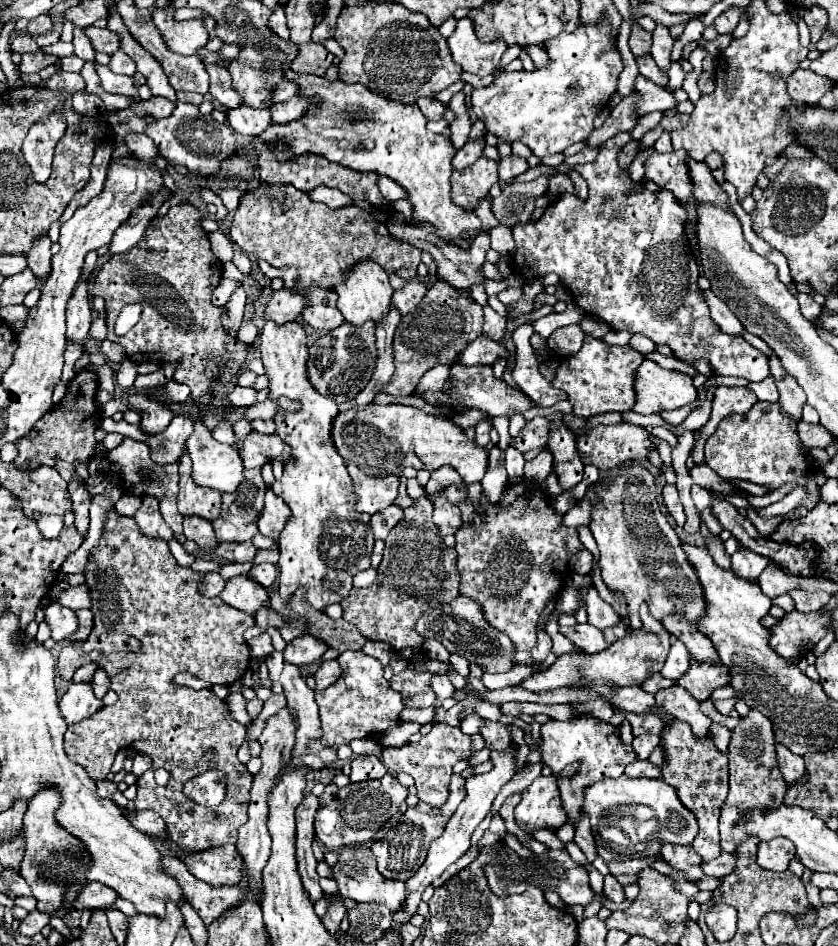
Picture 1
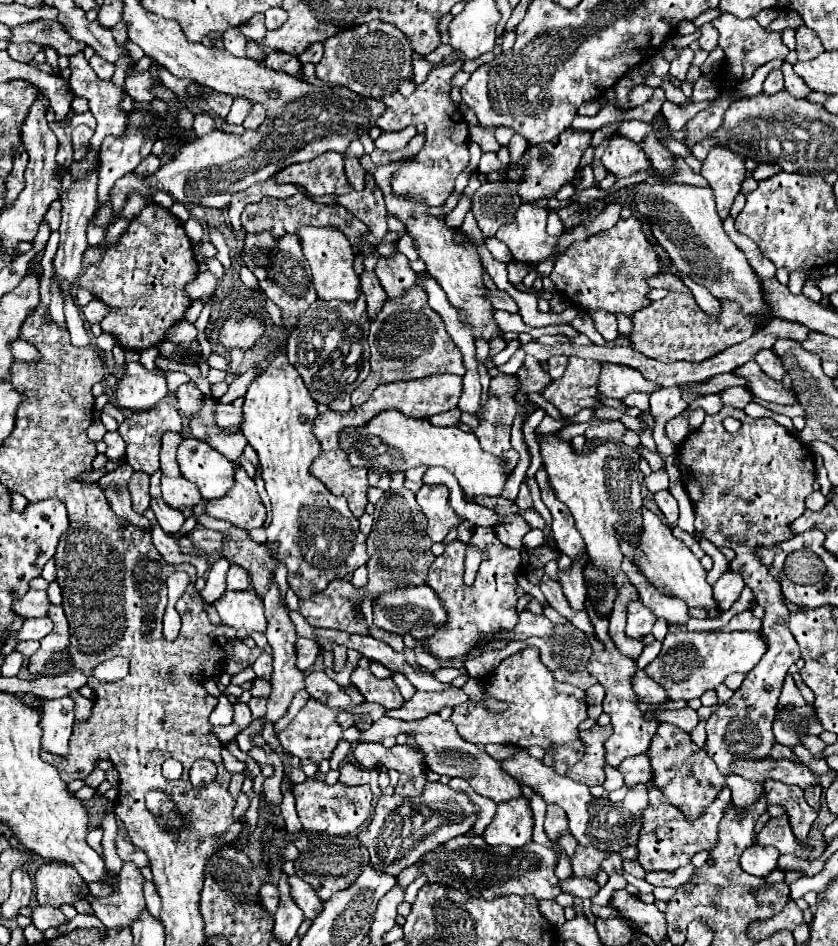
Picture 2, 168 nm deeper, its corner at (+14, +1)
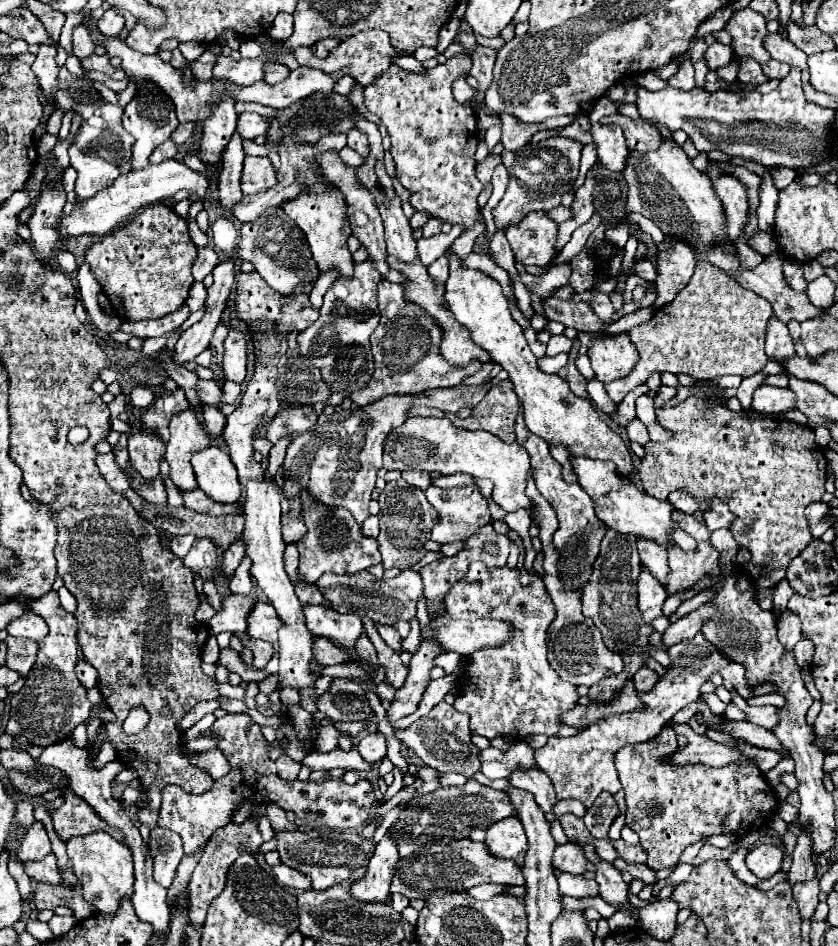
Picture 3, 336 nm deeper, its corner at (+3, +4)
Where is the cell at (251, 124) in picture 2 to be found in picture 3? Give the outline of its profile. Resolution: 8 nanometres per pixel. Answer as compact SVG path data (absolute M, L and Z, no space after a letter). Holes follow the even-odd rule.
M243 112L243 114L239 114L237 130L239 130L239 134L243 138L261 136L261 134L267 132L267 128L269 128L269 122L261 114L257 114L257 112Z

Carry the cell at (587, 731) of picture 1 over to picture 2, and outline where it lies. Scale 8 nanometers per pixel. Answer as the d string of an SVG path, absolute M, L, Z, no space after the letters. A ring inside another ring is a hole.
M524 647L516 655L504 659L496 671L486 679L484 683L484 697L480 701L466 701L460 703L452 709L450 721L456 725L458 735L470 743L476 745L488 745L488 743L506 743L506 745L516 745L516 747L530 747L530 745L540 745L542 749L552 749L554 755L554 771L560 775L566 775L568 765L574 765L576 761L582 759L584 755L584 745L578 741L578 725L586 719L586 693L578 687L572 687L568 683L558 683L552 673L542 665L536 647ZM486 699L496 699L496 701L506 701L508 709L506 711L490 711L486 707Z

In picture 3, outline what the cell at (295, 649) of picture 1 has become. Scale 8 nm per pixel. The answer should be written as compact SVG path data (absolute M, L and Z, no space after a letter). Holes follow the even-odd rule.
M317 636L313 640L313 660L317 666L333 666L333 664L347 662L349 656L339 646L331 644L331 640Z

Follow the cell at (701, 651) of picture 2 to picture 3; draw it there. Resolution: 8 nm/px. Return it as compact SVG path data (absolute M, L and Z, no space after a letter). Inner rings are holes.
M697 632L695 638L683 640L679 644L673 644L667 650L669 658L673 660L673 666L667 668L667 672L659 680L659 688L655 692L641 692L641 700L645 704L645 710L641 712L623 712L609 716L605 720L599 720L591 726L587 726L581 734L571 738L549 738L549 742L537 750L537 764L539 768L553 780L555 792L561 800L565 798L577 798L583 802L585 808L591 808L593 800L599 796L599 792L607 790L615 794L621 784L617 772L613 772L613 754L627 746L651 740L659 734L659 728L667 724L675 712L685 708L687 704L699 700L701 686L711 678L711 674L721 672L721 668L729 666L733 660L725 656L717 646L713 646L703 632Z

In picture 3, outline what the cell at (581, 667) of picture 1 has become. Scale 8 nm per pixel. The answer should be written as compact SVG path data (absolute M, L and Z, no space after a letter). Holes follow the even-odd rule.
M641 568L639 580L637 580L637 590L639 590L639 612L643 616L643 622L653 622L655 618L663 616L663 602L667 598L667 590L659 580L647 572L647 568Z

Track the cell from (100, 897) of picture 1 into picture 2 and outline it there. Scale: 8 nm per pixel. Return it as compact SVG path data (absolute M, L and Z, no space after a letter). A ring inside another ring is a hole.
M44 863L34 875L36 885L36 900L40 905L52 905L60 907L64 903L74 903L78 893L88 891L88 885L82 881L82 877L64 863Z

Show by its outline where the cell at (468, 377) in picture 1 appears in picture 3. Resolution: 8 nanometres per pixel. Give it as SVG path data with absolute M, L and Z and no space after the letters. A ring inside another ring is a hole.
M389 394L365 408L357 410L337 410L333 414L321 414L315 428L305 432L303 436L295 438L289 444L287 456L283 462L283 490L289 498L291 510L287 518L283 518L283 540L285 544L297 542L303 532L307 532L305 524L293 524L293 518L301 518L301 508L297 504L299 488L311 488L315 500L325 502L331 508L345 506L351 510L355 520L363 524L369 516L369 500L375 488L377 470L383 468L381 454L383 454L383 440L391 432L407 420L409 410L413 408L413 400L417 394Z

